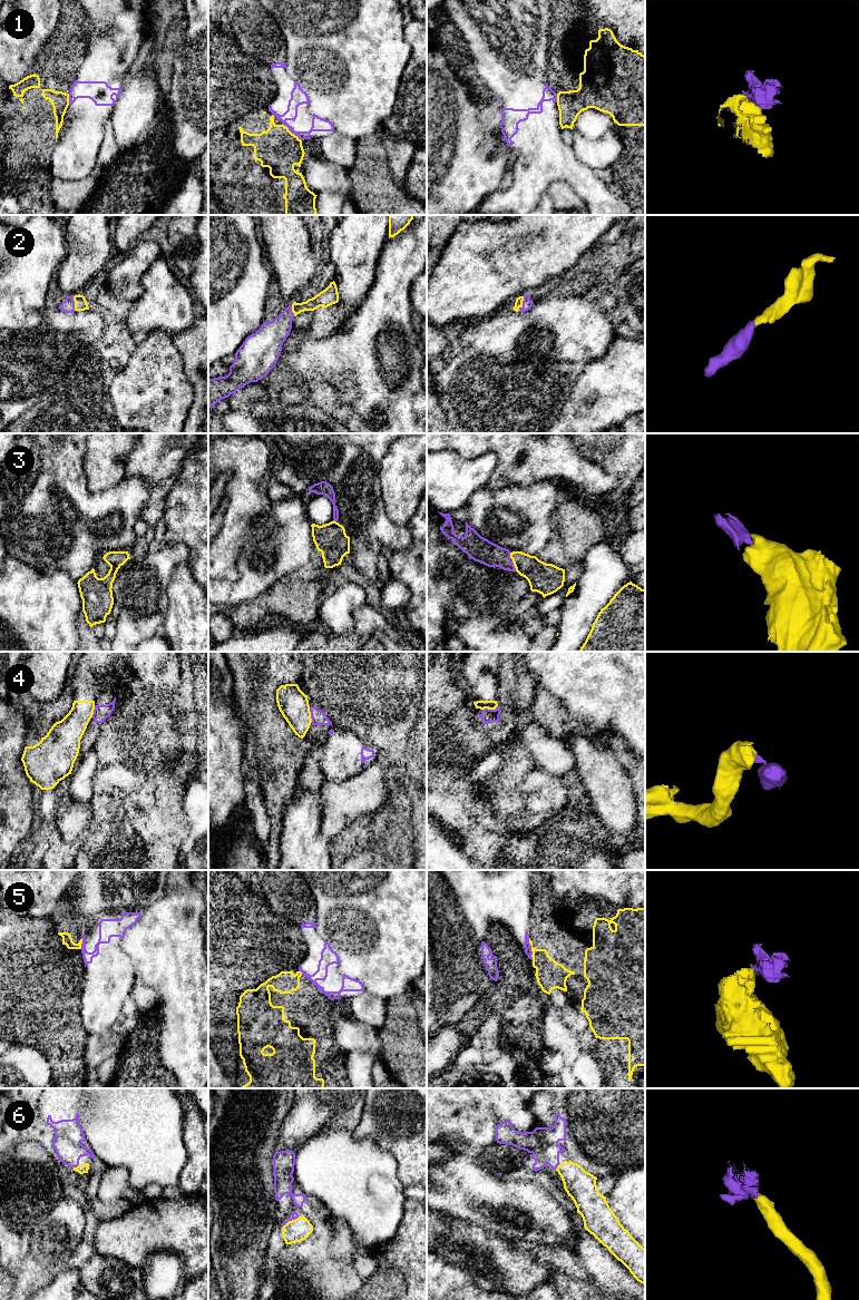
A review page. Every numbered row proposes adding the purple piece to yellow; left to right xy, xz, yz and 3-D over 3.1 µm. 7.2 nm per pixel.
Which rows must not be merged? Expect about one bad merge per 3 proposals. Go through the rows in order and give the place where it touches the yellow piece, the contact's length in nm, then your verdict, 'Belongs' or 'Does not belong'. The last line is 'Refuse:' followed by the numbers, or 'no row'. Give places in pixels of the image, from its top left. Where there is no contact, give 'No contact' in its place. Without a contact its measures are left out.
1: Touches yellow at xz (291, 133). Shared border 180 nm. Does not belong
2: Touches yellow at yz (521, 304). Shared border 120 nm. Belongs
3: Touches yellow at yz (514, 565). Shared border 80 nm. Belongs
4: Touches yellow at yz (489, 709). Shared border 120 nm. Does not belong
5: Touches yellow at yz (532, 949). Shared border 160 nm. Does not belong
6: Touches yellow at yz (557, 1166). Shared border 60 nm. Belongs
Refuse: 1, 4, 5

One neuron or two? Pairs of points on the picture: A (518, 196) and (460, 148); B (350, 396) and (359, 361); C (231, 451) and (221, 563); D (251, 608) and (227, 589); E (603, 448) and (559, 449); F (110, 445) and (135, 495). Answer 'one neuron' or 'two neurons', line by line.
A: two neurons
B: two neurons
C: one neuron
D: two neurons
E: two neurons
F: two neurons

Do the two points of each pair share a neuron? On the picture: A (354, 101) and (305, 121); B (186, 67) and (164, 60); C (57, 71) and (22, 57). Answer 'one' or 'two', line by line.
A: two
B: two
C: two

